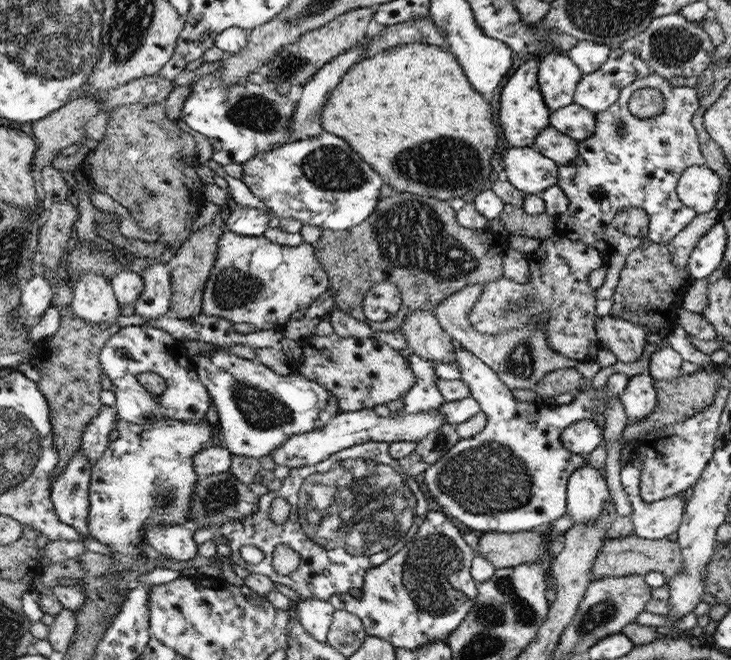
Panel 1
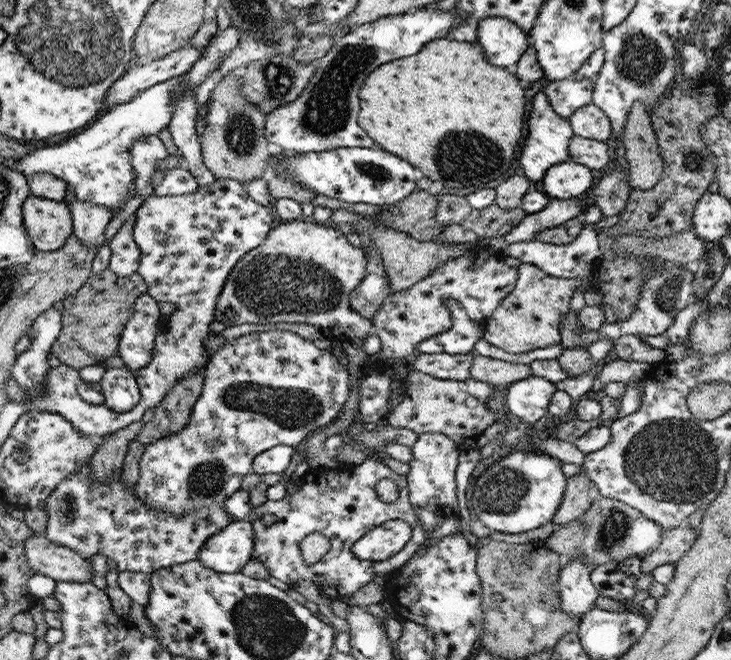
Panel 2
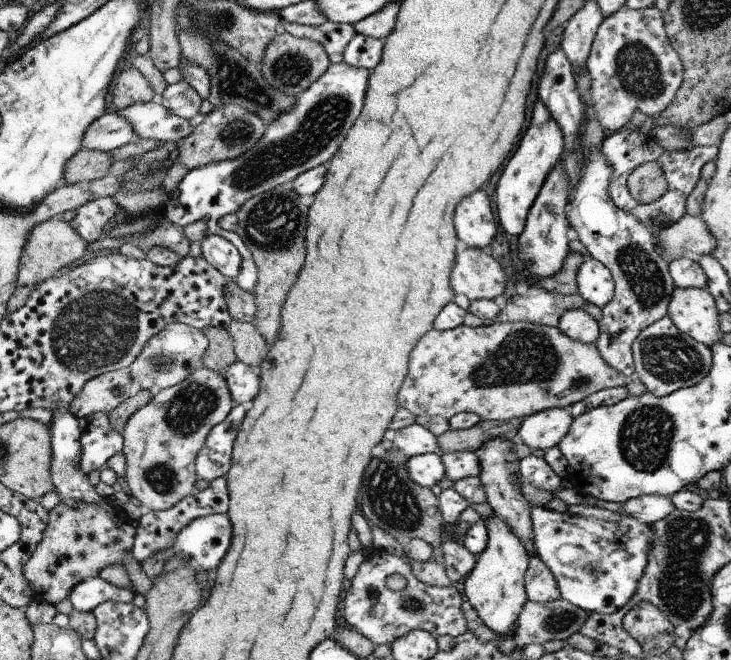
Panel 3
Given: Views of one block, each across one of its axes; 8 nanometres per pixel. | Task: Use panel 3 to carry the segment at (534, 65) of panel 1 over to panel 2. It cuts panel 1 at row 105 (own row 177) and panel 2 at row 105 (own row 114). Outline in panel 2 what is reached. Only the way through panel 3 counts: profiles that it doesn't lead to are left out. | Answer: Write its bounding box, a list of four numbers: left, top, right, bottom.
[520,91,575,186]

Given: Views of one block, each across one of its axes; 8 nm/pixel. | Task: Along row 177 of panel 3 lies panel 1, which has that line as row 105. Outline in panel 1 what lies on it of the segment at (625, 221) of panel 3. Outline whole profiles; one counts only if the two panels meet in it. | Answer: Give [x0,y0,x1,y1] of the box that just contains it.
[573,48,650,114]

